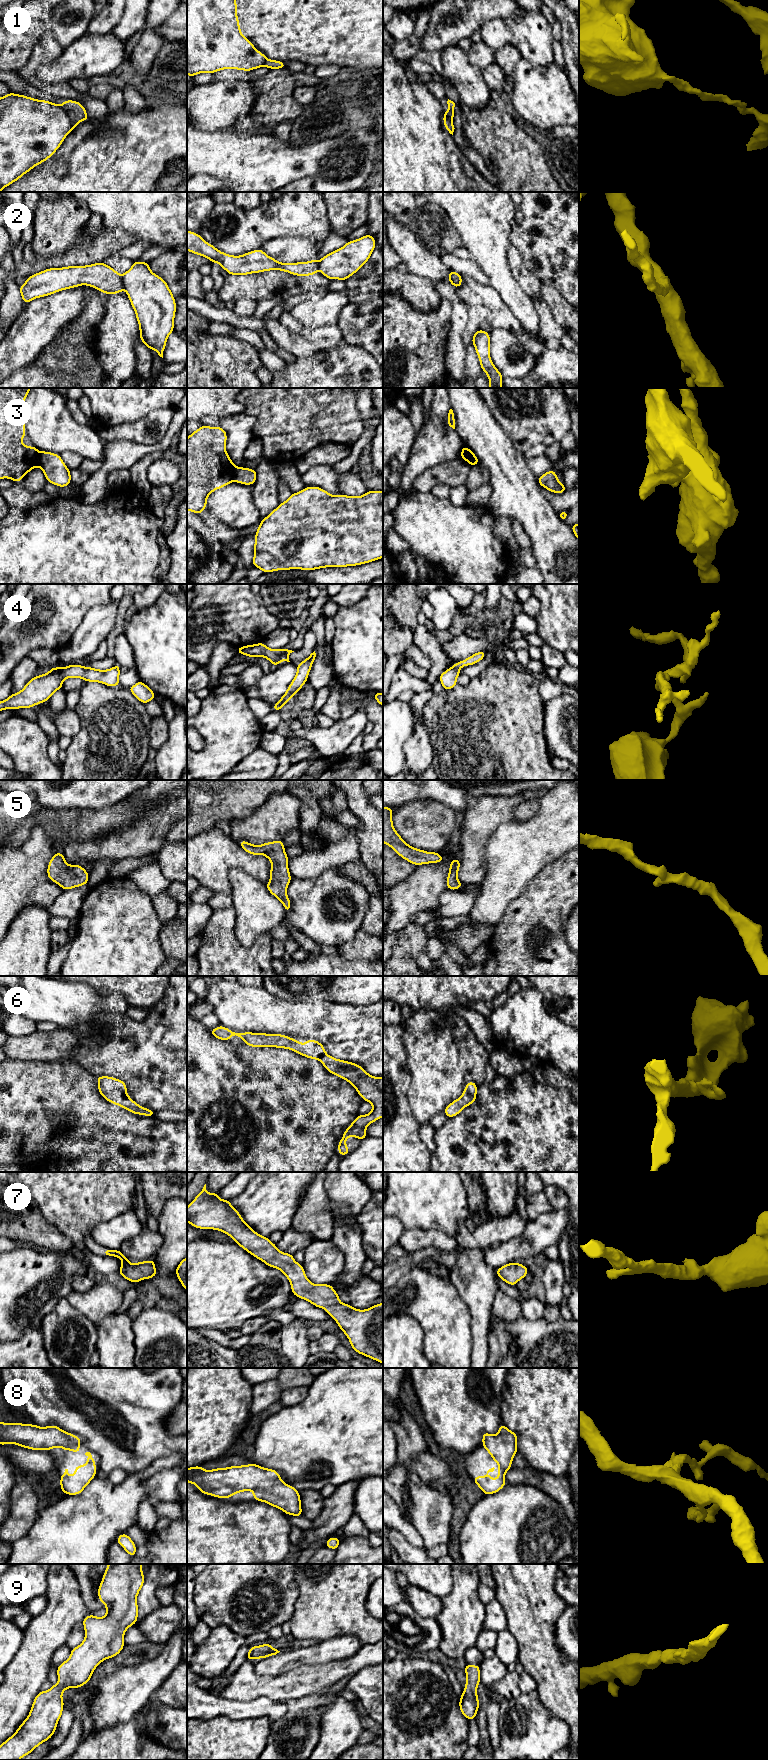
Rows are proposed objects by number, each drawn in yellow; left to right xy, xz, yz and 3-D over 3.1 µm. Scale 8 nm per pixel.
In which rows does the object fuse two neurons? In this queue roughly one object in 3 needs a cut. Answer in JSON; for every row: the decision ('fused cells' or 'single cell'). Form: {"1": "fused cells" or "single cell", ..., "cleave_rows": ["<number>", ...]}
{"1": "fused cells", "2": "fused cells", "3": "fused cells", "4": "fused cells", "5": "single cell", "6": "single cell", "7": "single cell", "8": "single cell", "9": "single cell", "cleave_rows": ["1", "2", "3", "4"]}

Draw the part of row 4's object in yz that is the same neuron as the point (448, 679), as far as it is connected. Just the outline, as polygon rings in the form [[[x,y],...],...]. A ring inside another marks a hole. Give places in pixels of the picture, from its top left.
[[[451,667],[441,673],[441,675],[439,676],[439,680],[442,684],[443,689],[453,689],[457,685],[457,677],[460,674],[460,670],[454,667]]]

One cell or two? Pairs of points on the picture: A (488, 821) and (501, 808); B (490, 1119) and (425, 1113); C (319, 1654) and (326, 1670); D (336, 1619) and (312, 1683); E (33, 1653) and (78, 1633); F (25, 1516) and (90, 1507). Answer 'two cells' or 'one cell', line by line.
A: one cell
B: two cells
C: two cells
D: two cells
E: two cells
F: two cells

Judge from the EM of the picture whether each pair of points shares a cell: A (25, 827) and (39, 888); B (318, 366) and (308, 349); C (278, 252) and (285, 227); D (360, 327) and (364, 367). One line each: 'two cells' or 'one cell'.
A: two cells
B: two cells
C: two cells
D: two cells

